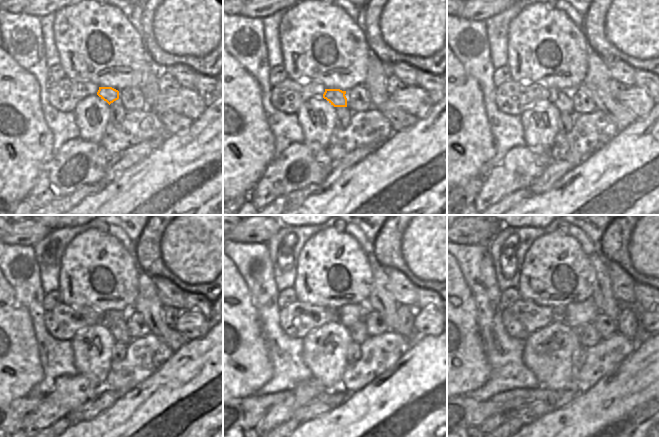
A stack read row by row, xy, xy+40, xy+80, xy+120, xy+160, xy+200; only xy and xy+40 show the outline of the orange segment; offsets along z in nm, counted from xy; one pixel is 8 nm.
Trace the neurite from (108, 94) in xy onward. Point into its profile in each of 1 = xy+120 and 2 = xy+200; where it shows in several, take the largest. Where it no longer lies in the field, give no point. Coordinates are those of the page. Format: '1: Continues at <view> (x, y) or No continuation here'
1: Continues at xy+120 (116, 321)
2: Continues at xy+200 (579, 316)

